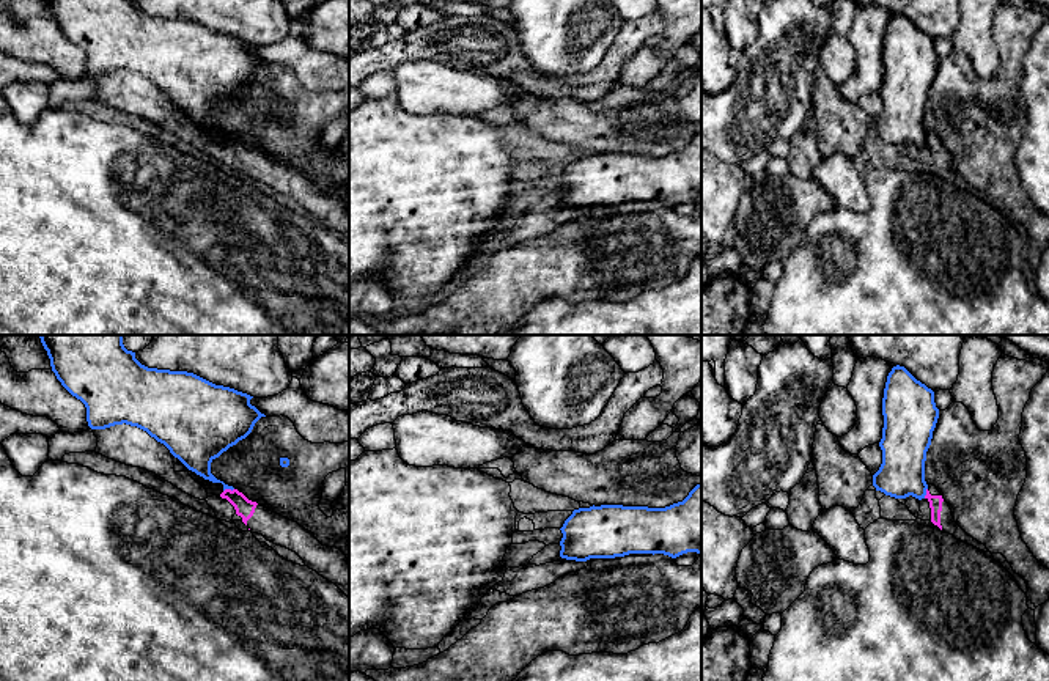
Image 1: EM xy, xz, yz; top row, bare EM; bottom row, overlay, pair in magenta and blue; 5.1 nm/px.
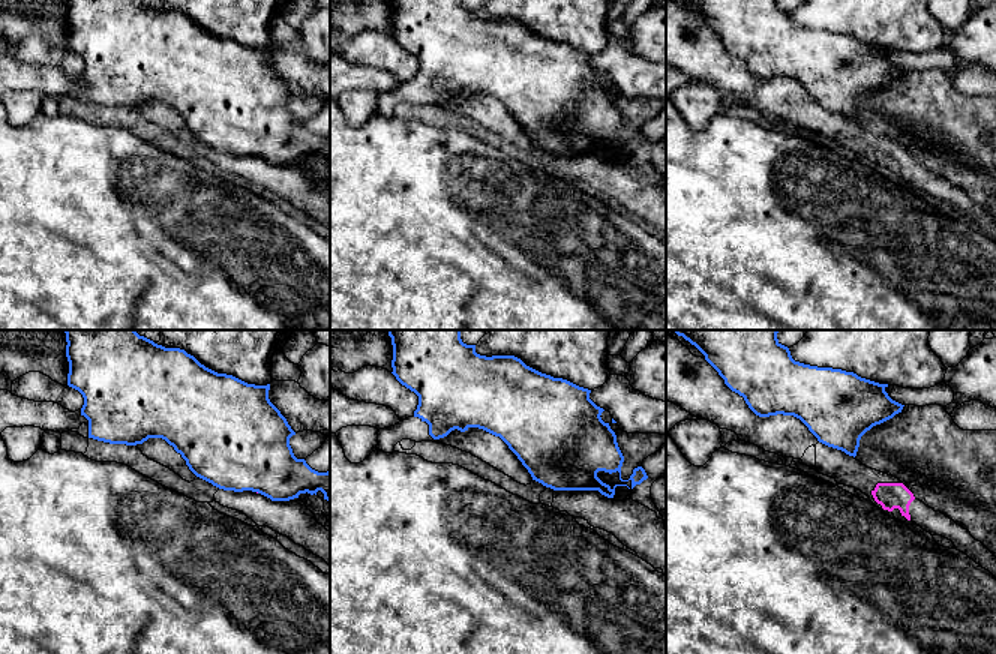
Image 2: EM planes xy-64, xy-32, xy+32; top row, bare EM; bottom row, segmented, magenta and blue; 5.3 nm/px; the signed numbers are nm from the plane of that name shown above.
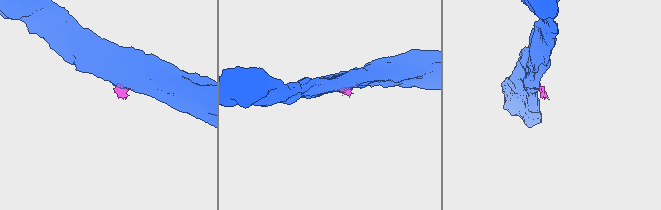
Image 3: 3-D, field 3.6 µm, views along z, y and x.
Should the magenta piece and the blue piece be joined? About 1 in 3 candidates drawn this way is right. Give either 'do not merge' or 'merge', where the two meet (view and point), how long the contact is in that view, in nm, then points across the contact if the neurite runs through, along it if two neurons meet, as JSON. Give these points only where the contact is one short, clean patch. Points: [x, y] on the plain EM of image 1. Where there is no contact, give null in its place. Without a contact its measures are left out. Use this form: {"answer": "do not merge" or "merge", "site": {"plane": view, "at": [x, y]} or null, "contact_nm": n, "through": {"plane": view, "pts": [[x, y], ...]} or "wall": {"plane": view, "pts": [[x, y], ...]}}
{"answer": "do not merge", "site": {"plane": "xy", "at": [228, 137]}, "contact_nm": 60, "wall": {"plane": "xy", "pts": [[233, 136], [224, 139]]}}

